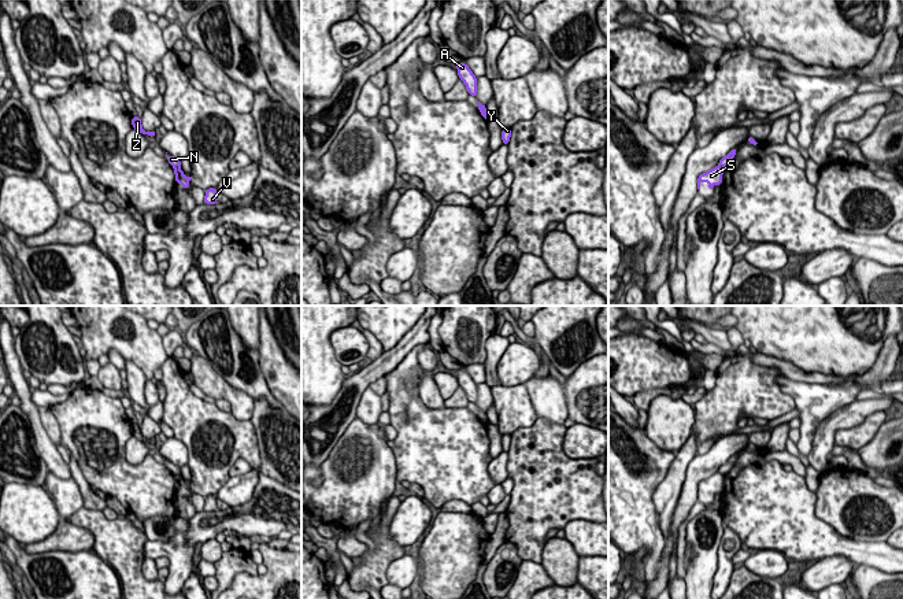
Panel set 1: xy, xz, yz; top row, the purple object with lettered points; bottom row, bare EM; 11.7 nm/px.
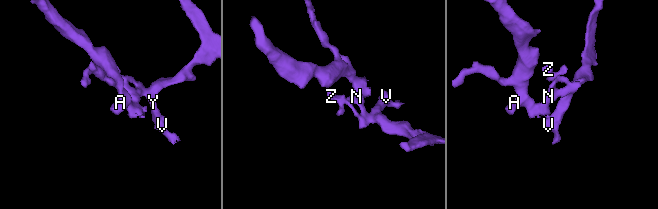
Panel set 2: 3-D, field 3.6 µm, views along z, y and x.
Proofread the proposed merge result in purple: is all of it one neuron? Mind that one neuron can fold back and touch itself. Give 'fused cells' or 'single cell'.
fused cells

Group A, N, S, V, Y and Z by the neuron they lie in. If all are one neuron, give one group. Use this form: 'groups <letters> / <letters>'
groups A S / N V Y Z

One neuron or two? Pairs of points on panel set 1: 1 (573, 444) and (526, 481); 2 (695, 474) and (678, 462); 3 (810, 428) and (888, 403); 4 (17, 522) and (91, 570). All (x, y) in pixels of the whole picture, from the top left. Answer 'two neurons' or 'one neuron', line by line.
1: two neurons
2: two neurons
3: two neurons
4: two neurons

